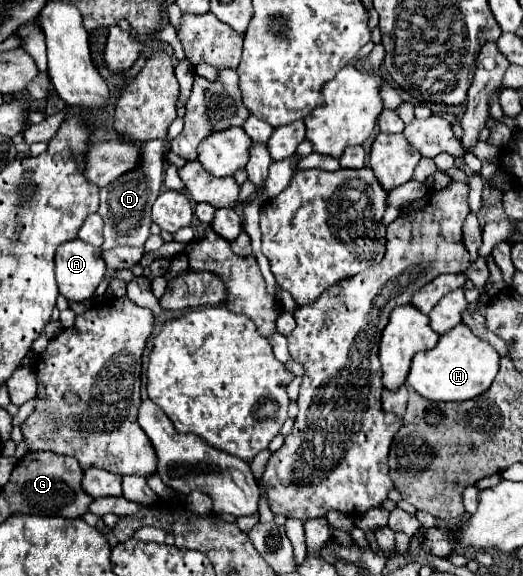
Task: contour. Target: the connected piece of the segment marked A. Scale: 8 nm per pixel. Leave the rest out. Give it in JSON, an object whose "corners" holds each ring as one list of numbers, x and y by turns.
{"corners":[[75,239,57,247,55,275,63,297,69,301,87,301,103,281,105,261,99,249]]}

